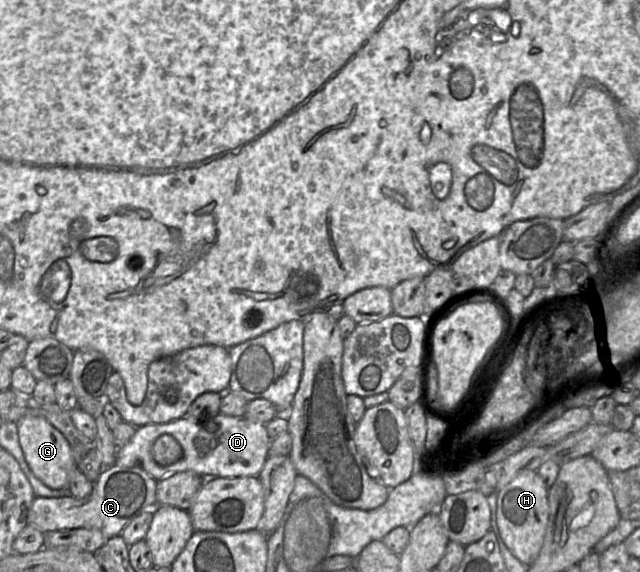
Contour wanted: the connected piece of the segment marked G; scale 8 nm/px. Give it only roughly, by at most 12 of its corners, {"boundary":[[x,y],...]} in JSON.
{"boundary":[[43,417],[16,423],[34,476],[68,489],[77,466],[67,439]]}

